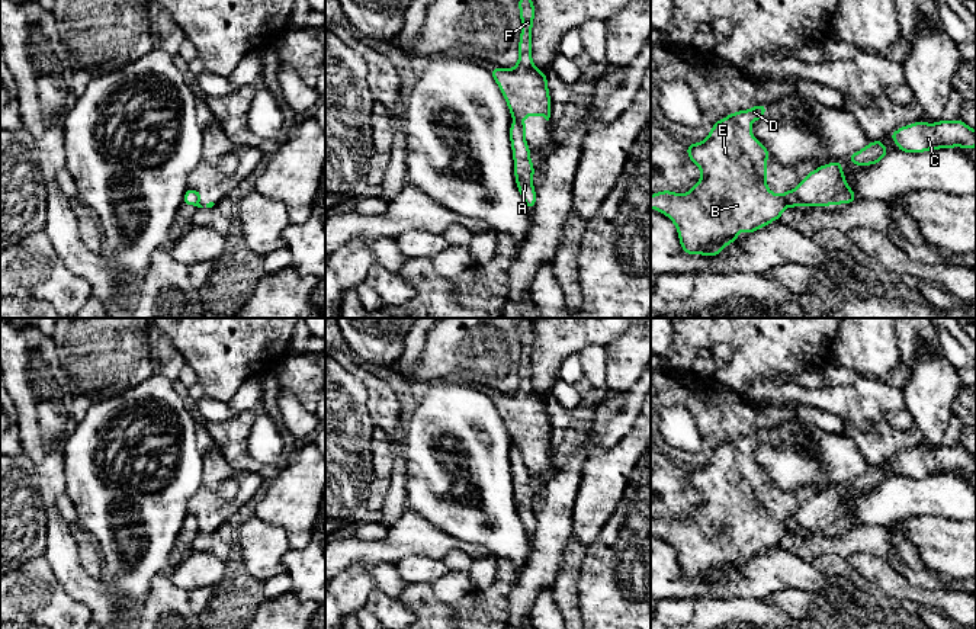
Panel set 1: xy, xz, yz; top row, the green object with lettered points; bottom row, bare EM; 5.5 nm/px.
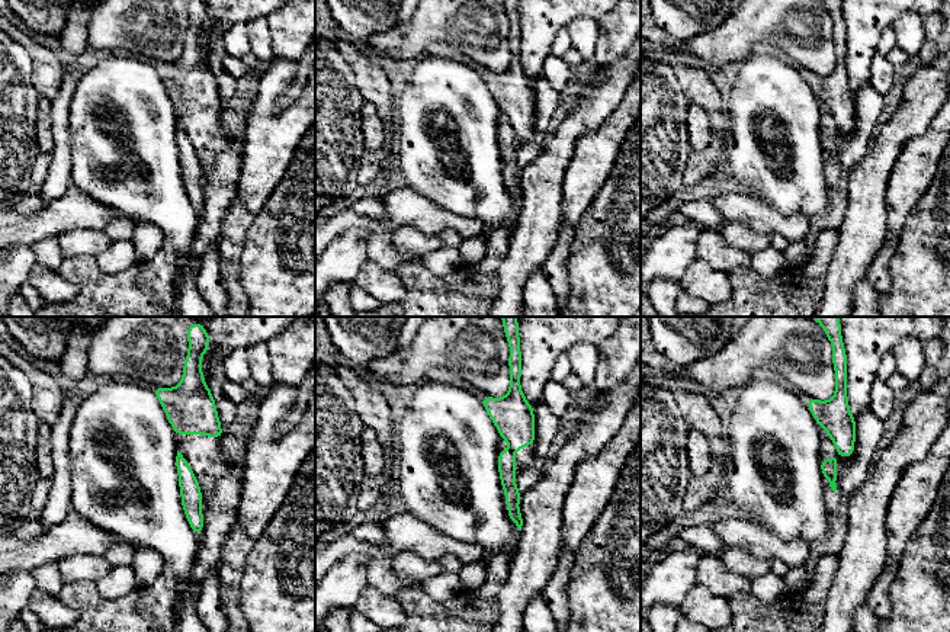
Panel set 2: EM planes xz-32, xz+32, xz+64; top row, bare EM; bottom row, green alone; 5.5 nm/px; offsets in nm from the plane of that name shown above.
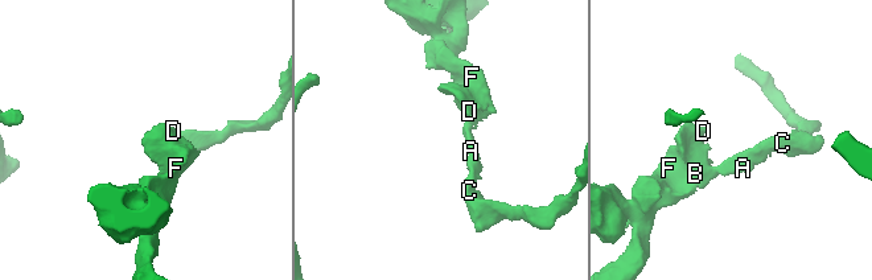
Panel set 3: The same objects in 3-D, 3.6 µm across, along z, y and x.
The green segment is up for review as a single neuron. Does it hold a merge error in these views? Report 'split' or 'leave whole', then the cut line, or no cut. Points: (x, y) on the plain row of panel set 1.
split; cut in yz along (792, 516), (786, 529)

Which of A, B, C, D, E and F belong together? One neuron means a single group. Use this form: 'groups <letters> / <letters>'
groups A C / B D E F

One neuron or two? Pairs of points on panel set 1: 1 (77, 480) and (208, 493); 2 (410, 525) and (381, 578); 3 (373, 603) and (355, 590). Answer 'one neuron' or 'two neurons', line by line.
1: two neurons
2: two neurons
3: two neurons

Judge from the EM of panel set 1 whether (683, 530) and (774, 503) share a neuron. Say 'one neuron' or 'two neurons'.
one neuron

